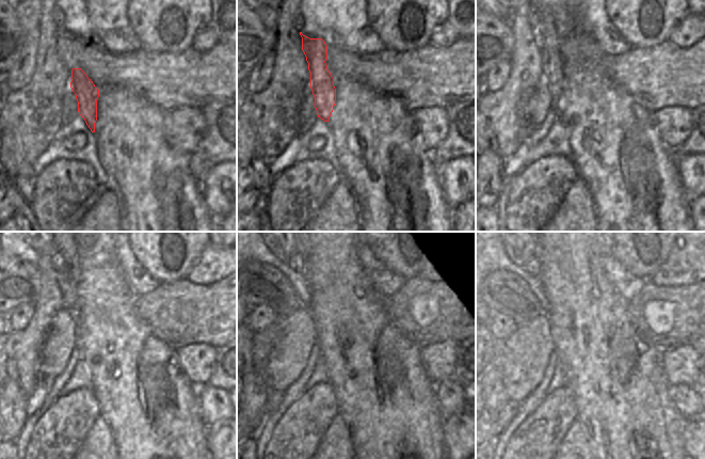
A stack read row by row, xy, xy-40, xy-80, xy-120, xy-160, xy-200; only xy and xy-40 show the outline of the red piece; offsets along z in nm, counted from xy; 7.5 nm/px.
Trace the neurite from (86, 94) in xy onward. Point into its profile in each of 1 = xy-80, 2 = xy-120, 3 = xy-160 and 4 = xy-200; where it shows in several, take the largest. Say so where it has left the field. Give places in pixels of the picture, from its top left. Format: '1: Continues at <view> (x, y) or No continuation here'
1: Continues at xy-80 (545, 34)
2: Continues at xy-120 (69, 273)
3: Continues at xy-160 (304, 253)
4: Continues at xy-200 (538, 253)

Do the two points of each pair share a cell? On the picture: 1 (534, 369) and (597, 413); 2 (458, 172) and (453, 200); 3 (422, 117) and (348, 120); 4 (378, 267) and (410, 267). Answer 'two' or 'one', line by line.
1: two
2: one
3: two
4: two

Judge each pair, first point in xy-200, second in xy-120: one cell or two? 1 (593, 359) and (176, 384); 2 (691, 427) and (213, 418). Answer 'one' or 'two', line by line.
1: one
2: two

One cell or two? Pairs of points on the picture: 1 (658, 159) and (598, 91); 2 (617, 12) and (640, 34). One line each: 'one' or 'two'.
1: one
2: one

